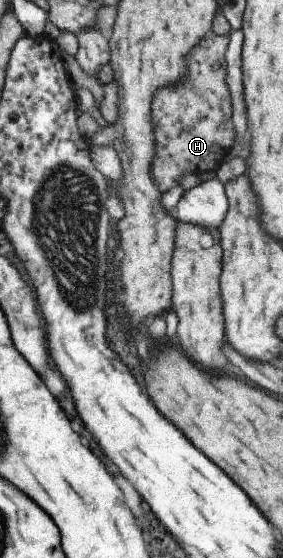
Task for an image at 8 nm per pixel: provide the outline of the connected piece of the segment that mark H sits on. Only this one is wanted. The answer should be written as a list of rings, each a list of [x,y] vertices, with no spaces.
[[[208,33],[185,54],[185,78],[173,87],[161,88],[153,98],[153,138],[155,156],[151,160],[151,174],[161,192],[177,186],[181,172],[215,171],[219,158],[233,144],[231,124],[231,95],[226,83],[224,52],[228,36]]]

